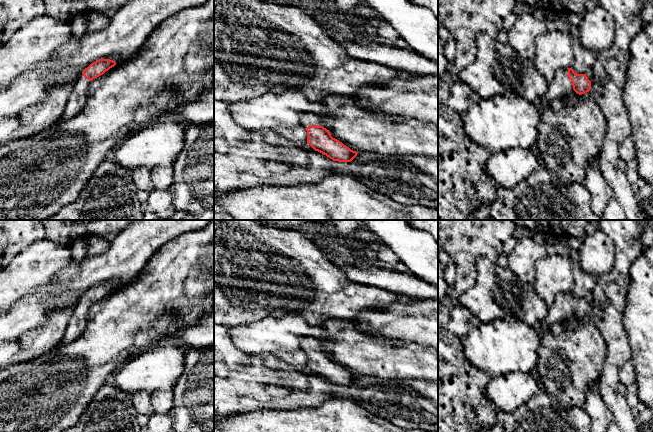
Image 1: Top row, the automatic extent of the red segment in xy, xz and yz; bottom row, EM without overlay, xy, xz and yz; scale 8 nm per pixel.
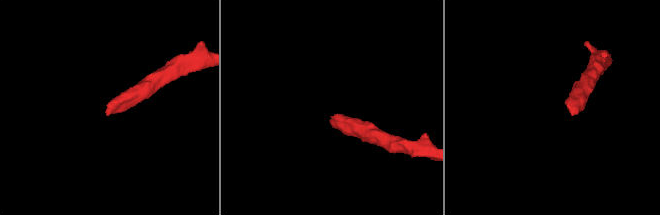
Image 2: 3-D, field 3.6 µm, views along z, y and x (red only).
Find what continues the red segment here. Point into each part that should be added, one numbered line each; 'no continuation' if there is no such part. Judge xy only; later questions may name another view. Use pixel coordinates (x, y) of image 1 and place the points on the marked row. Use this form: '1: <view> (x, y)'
1: xy (77, 98)

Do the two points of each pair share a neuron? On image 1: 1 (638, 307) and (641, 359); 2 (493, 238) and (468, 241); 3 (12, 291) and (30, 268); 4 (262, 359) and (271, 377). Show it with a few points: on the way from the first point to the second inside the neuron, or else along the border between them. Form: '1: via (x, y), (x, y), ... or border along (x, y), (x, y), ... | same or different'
1: via (641, 320), (641, 346) | same
2: via (487, 238), (474, 238) | same
3: via (13, 285), (24, 274) | same
4: via (262, 363), (262, 368), (267, 373) | same

